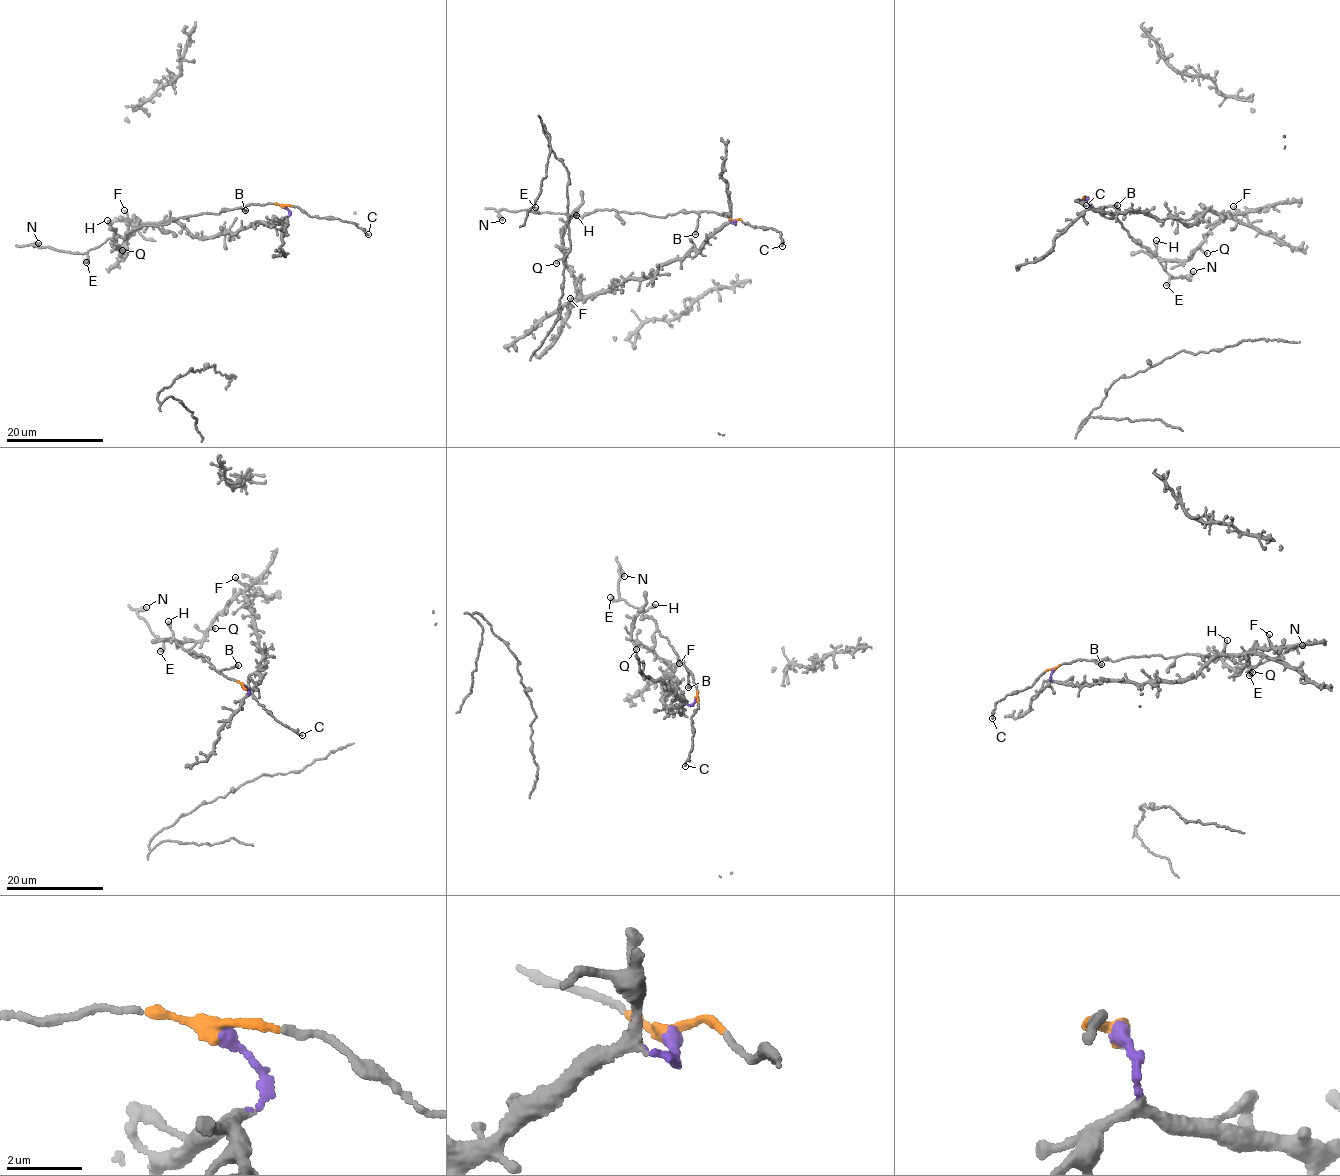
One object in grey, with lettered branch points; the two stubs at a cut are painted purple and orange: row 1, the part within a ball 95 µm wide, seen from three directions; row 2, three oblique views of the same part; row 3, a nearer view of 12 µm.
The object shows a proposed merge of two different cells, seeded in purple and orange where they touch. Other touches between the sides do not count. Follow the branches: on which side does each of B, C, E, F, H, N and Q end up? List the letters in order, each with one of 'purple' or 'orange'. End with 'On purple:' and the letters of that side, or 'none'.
B: orange
C: orange
E: orange
F: purple
H: orange
N: orange
Q: purple
On purple: F, Q

